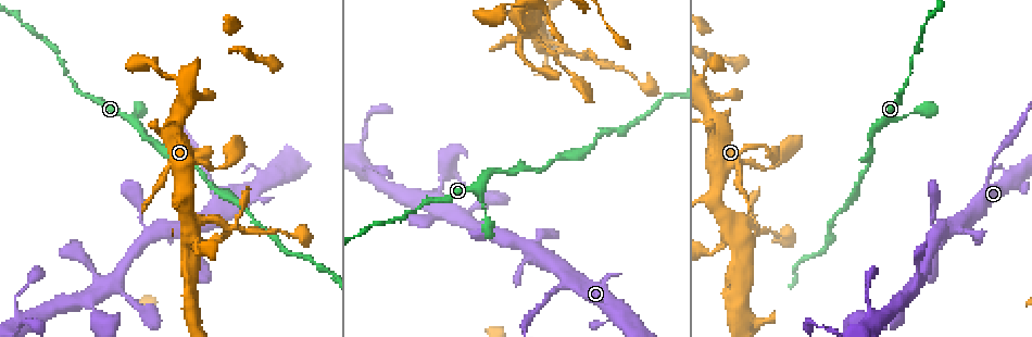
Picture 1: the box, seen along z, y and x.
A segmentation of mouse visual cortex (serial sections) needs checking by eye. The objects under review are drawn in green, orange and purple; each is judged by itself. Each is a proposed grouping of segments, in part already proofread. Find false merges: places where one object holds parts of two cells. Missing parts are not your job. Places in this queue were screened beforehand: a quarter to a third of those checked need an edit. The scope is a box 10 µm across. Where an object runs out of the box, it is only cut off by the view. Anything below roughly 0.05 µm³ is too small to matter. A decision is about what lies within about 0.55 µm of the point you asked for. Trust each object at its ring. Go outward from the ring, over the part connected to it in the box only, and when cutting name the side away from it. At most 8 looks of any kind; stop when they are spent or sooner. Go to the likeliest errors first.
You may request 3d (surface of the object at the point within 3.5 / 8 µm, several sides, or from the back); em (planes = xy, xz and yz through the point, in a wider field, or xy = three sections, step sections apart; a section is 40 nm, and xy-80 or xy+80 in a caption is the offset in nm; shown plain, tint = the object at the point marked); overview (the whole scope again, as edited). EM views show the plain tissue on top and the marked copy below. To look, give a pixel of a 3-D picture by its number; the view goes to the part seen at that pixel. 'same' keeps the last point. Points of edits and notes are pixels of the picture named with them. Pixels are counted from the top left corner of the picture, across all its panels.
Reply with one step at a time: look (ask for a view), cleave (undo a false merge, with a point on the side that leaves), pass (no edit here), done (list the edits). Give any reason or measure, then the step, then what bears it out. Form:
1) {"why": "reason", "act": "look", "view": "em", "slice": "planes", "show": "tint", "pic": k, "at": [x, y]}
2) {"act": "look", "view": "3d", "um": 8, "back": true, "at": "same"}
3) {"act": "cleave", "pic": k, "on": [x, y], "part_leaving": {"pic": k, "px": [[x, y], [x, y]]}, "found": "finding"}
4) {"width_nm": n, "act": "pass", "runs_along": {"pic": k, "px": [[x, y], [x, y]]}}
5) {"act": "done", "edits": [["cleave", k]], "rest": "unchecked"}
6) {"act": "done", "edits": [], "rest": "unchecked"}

{"why": "thick turns thin", "act": "look", "view": "3d", "um": 3.5, "pic": 1, "at": [989, 179]}

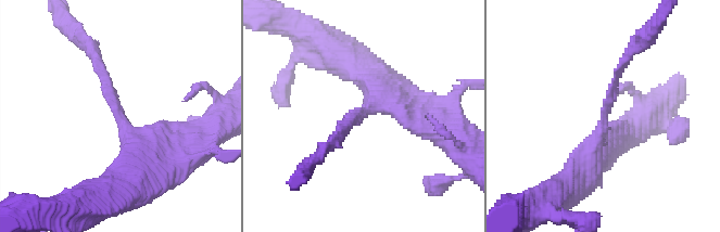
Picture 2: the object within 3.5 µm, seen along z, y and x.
{"why": "shape alone is not enough", "act": "look", "view": "em", "slice": "planes", "show": "tint", "pic": 2, "at": [119, 116]}

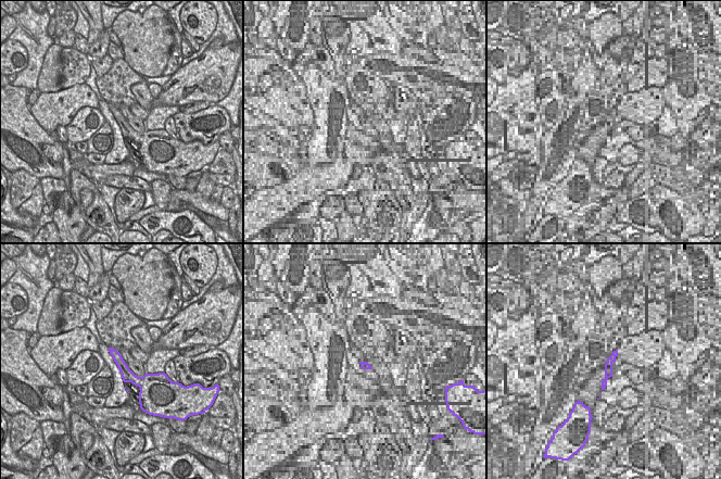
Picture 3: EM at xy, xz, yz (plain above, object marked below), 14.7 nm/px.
{"act": "cleave", "pic": 2, "on": [106, 88], "part_leaving": {"pic": 2, "px": [[124, 125], [91, 46], [80, 39]]}, "found": "a second cell is stuck on"}

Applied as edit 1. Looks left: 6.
{"why": "four arms meet", "act": "look", "view": "3d", "um": 3.5, "pic": 1, "at": [544, 39]}

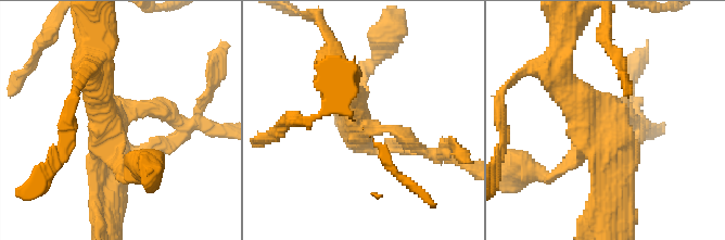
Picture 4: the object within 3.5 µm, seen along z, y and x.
{"why": "need the tissue", "act": "look", "view": "em", "slice": "xy", "step": 5, "show": "tint", "pic": 4, "at": [601, 125]}

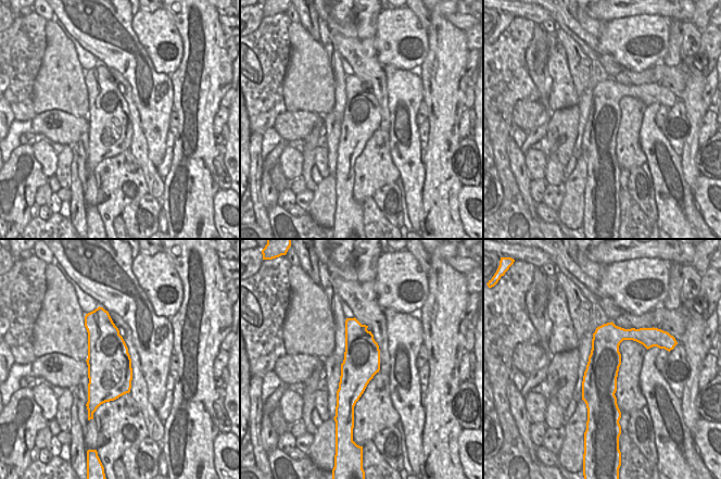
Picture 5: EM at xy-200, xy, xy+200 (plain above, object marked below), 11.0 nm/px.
{"act": "pass", "runs_along": {"pic": 4, "px": [[558, 77], [617, 140], [620, 193]]}, "found": "all the same cell"}

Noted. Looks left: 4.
{"why": "thin neck", "act": "look", "view": "3d", "um": 8, "pic": 1, "at": [486, 212]}

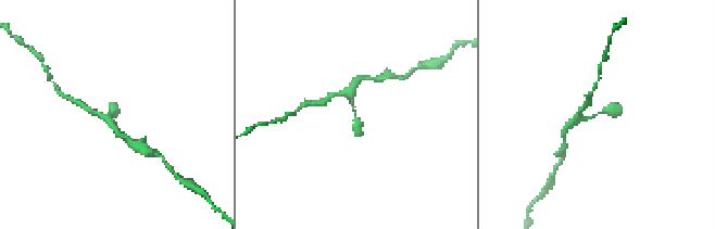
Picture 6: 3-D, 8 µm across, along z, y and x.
{"why": "closer look", "act": "look", "view": "3d", "um": 3.5, "back": true, "at": "same"}

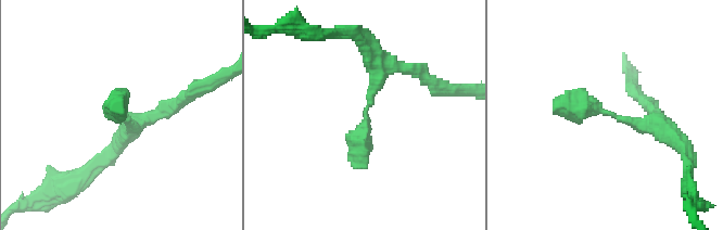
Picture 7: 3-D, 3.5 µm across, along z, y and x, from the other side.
{"why": "shape alone is not enough", "act": "look", "view": "em", "slice": "planes", "show": "tint", "pic": 7, "at": [367, 118]}

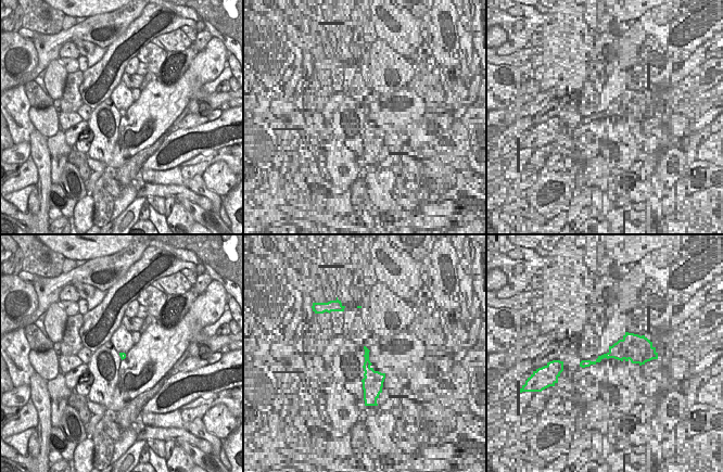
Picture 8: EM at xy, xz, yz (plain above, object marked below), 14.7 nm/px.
{"act": "pass", "found": "all the same cell"}

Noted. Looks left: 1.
{"act": "done", "edits": [["cleave", 2]], "rest": "unchecked"}

